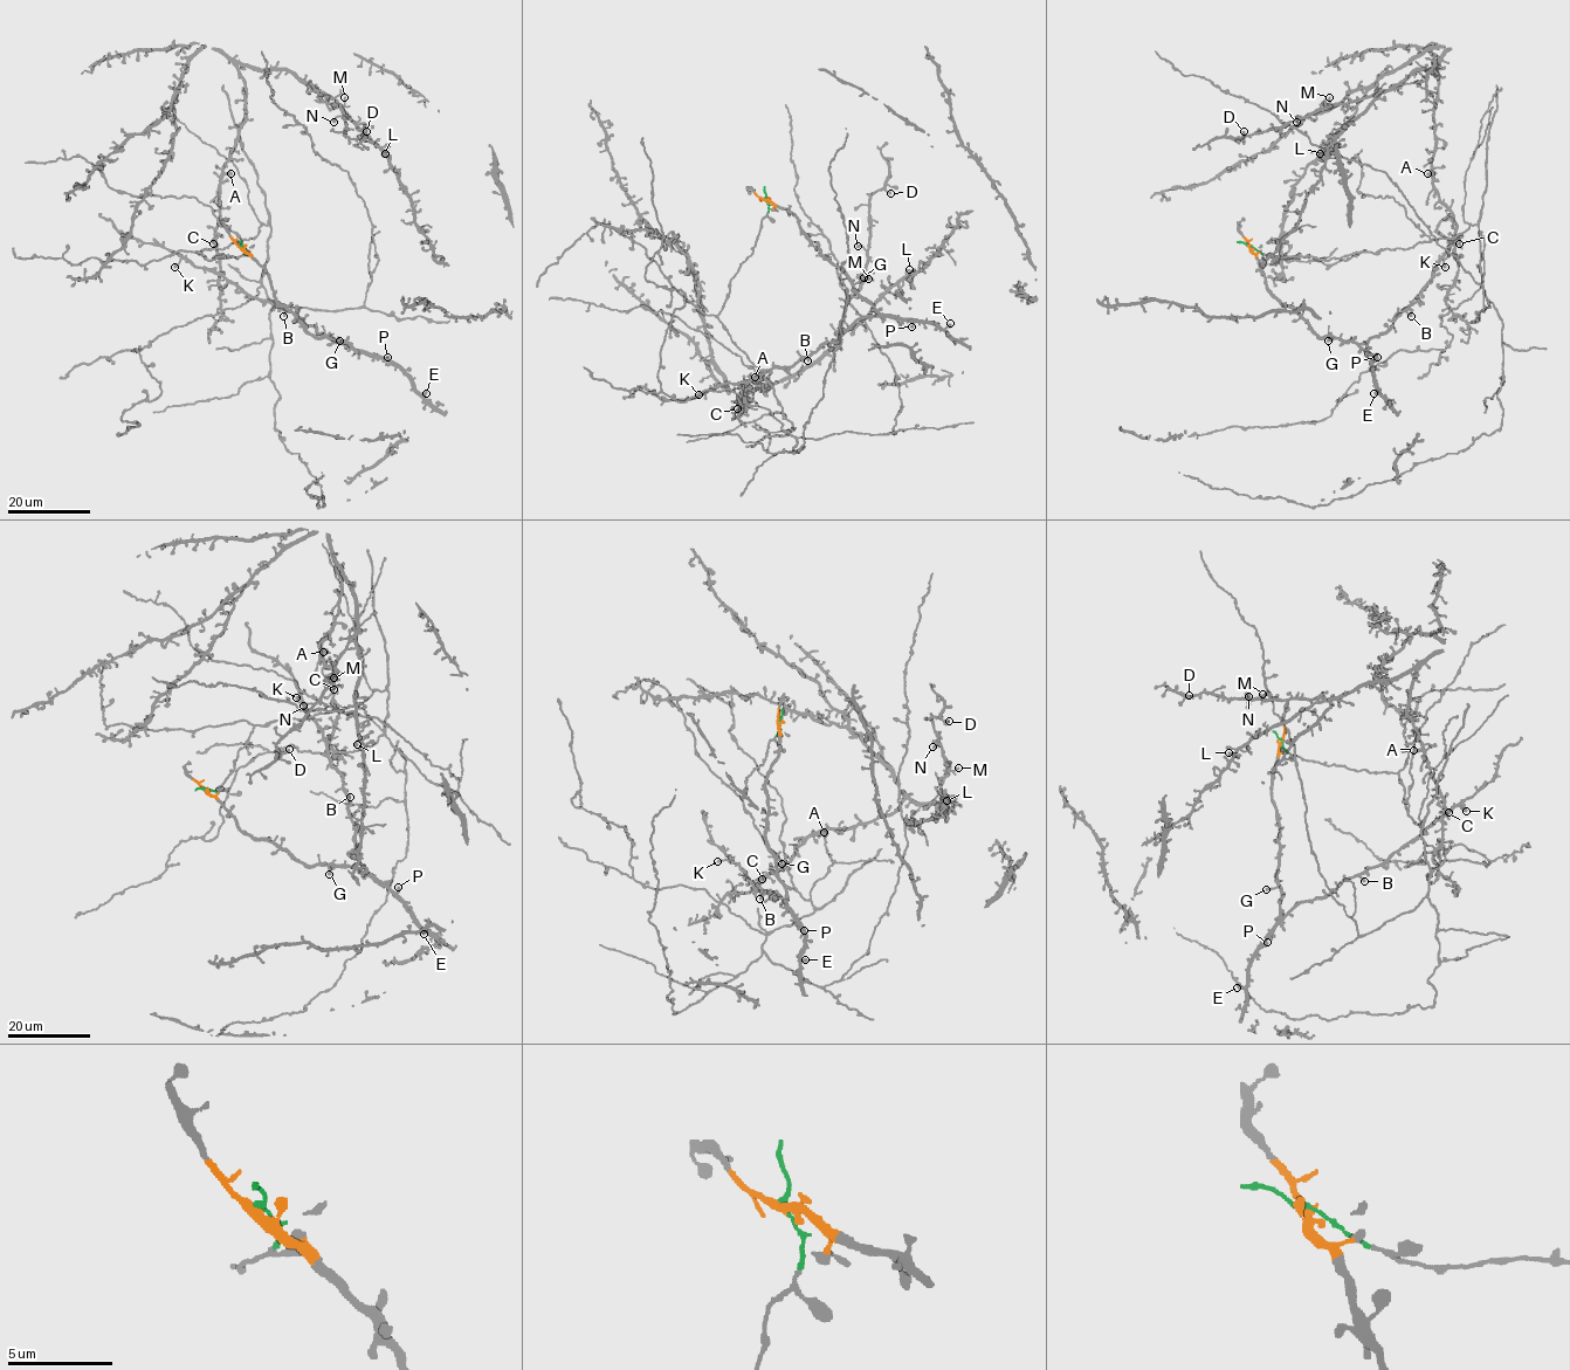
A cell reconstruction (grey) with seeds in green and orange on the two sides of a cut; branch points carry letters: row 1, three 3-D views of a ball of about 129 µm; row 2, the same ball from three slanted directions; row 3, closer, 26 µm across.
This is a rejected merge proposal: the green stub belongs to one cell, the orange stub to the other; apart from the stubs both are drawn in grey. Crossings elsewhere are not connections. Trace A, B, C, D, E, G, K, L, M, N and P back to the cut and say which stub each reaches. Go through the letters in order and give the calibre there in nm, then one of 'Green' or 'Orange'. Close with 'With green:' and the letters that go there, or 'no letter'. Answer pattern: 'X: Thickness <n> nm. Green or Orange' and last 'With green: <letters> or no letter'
A: Thickness 400 nm. Green
B: Thickness 300 nm. Orange
C: Thickness 280 nm. Green
D: Thickness 280 nm. Green
E: Thickness 480 nm. Orange
G: Thickness 360 nm. Orange
K: Thickness 440 nm. Orange
L: Thickness 420 nm. Green
M: Thickness 220 nm. Green
N: Thickness 400 nm. Green
P: Thickness 400 nm. Orange
With green: A, C, D, L, M, N

